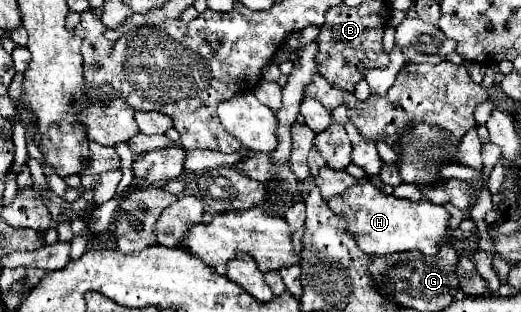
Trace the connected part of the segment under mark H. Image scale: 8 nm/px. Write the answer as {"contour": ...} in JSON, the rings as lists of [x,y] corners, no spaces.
{"contour":[[[369,181],[357,183],[343,195],[343,199],[327,199],[333,213],[343,215],[355,243],[367,255],[389,255],[401,251],[421,251],[423,255],[435,257],[443,243],[449,243],[449,219],[451,215],[443,205],[435,205],[427,199],[409,201],[381,193]]]}

